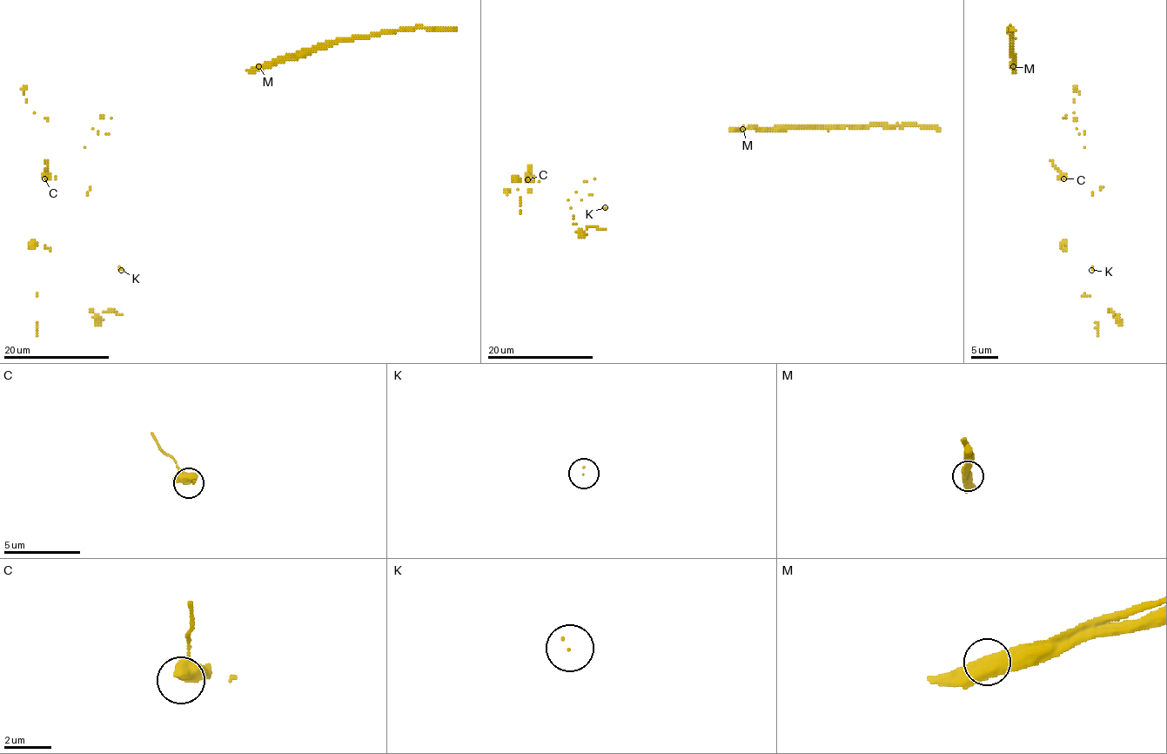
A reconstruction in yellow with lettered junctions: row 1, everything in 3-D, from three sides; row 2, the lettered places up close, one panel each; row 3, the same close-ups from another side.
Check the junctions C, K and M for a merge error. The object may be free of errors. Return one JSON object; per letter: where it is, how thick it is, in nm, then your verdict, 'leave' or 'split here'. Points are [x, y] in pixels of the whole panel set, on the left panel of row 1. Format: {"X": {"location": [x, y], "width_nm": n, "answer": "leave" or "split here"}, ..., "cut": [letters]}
{"C": {"location": [44, 178], "width_nm": 480, "answer": "leave"}, "K": {"location": [121, 270], "width_nm": 40, "answer": "leave"}, "M": {"location": [258, 66], "width_nm": 480, "answer": "split here"}, "cut": ["M"]}

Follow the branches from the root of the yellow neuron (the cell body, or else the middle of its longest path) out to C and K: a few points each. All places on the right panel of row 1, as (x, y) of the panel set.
C: (1015, 70), (1050, 161), (1063, 178)
K: (1015, 70), (1093, 193), (1091, 270)

